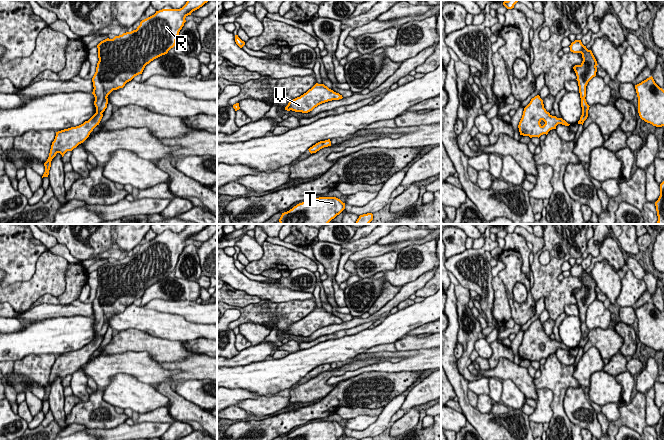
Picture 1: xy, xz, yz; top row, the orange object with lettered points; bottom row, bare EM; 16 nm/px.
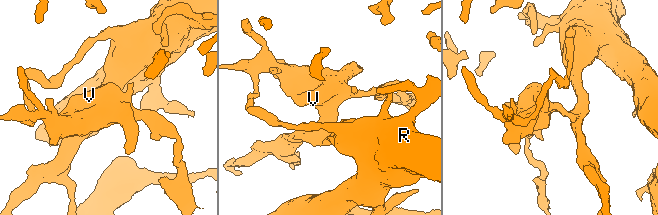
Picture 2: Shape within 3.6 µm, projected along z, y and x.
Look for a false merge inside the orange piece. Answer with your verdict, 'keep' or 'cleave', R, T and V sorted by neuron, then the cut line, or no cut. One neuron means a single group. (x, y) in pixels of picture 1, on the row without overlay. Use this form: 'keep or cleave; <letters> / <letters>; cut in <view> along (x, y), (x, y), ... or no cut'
keep; R T V; no cut

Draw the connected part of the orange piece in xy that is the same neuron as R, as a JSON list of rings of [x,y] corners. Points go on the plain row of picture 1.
[[[187,224],[186,228],[180,233],[162,233],[140,246],[136,254],[123,257],[122,259],[115,260],[113,263],[105,263],[98,269],[98,282],[96,296],[92,302],[93,316],[95,321],[94,329],[96,337],[83,348],[64,353],[56,356],[54,365],[52,366],[49,381],[44,387],[45,396],[42,400],[48,401],[51,391],[51,385],[60,377],[62,381],[67,375],[72,375],[79,368],[83,367],[99,349],[103,336],[107,332],[108,319],[119,312],[123,312],[125,308],[131,305],[135,300],[142,298],[145,290],[154,283],[165,279],[176,268],[179,256],[186,246],[185,242],[200,231],[202,231],[209,224]]]

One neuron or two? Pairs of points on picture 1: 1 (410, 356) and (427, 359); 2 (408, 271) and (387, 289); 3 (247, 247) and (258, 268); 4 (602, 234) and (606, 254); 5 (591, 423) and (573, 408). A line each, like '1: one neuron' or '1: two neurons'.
1: one neuron
2: two neurons
3: two neurons
4: two neurons
5: one neuron

